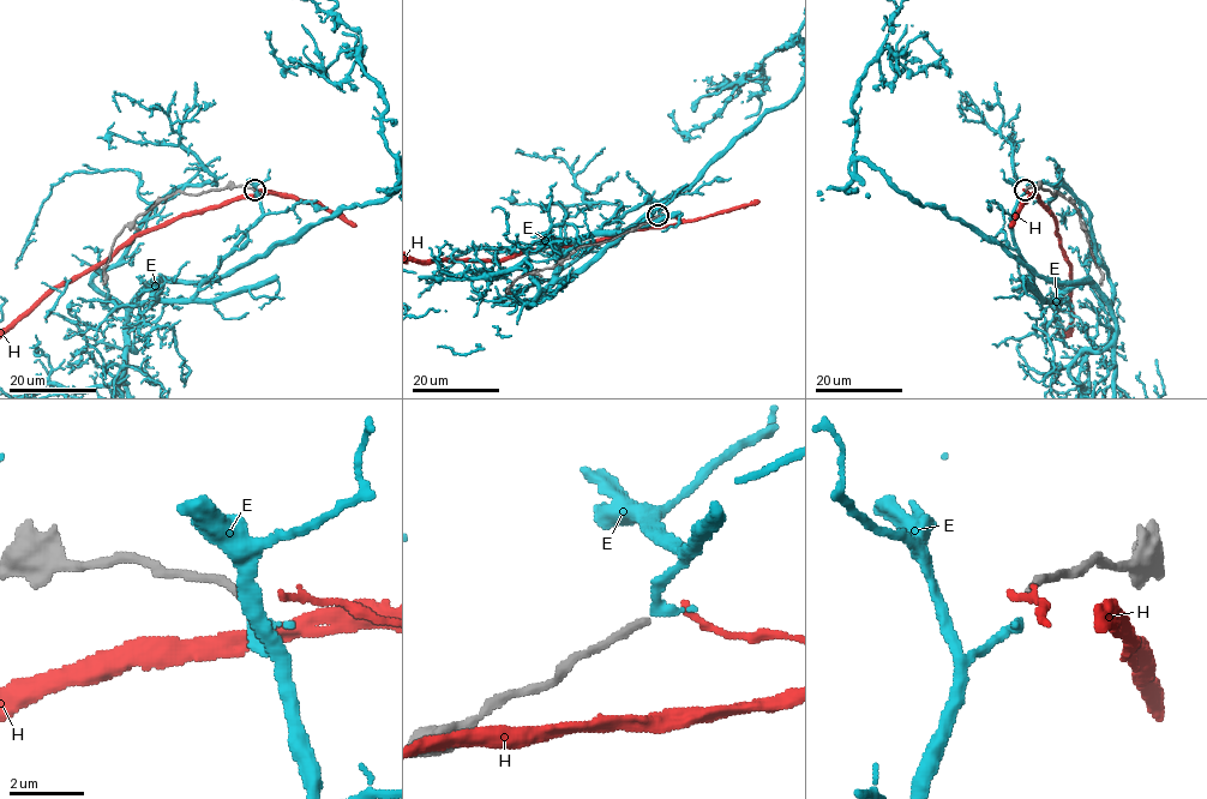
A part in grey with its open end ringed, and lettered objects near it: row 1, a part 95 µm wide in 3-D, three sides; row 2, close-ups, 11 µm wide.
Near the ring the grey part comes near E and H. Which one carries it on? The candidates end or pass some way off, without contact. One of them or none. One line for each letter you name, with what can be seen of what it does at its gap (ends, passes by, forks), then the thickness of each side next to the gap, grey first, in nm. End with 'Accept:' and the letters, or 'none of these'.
Accept: none of these

